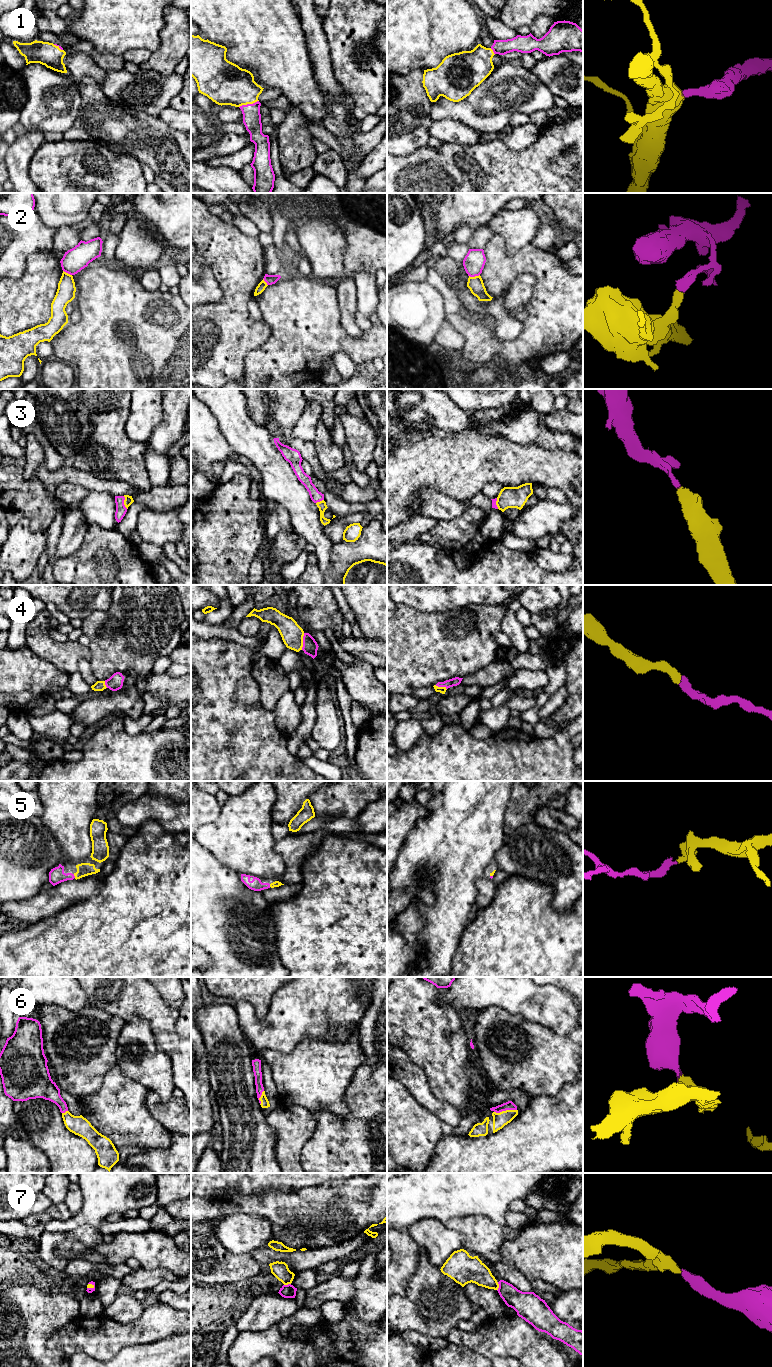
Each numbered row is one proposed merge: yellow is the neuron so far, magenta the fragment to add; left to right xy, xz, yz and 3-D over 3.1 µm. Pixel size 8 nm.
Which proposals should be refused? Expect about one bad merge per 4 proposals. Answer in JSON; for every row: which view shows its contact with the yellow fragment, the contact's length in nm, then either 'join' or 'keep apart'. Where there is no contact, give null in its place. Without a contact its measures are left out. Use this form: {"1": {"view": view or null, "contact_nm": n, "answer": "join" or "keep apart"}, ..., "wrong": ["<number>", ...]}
{"1": {"view": "xz", "contact_nm": 170, "answer": "join"}, "2": {"view": "yz", "contact_nm": 90, "answer": "keep apart"}, "3": {"view": "xy", "contact_nm": 110, "answer": "join"}, "4": {"view": "xz", "contact_nm": 140, "answer": "join"}, "5": {"view": "xy", "contact_nm": 40, "answer": "join"}, "6": {"view": "yz", "contact_nm": 190, "answer": "join"}, "7": {"view": "yz", "contact_nm": 70, "answer": "keep apart"}, "wrong": ["2", "7"]}

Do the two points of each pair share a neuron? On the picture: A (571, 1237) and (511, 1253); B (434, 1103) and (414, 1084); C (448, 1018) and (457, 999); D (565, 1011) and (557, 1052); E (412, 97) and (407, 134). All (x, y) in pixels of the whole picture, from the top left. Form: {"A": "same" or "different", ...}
{"A": "same", "B": "same", "C": "different", "D": "different", "E": "same"}

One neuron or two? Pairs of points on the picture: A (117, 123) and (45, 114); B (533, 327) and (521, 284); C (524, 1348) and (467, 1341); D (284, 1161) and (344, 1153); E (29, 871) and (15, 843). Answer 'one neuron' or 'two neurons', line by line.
A: two neurons
B: two neurons
C: one neuron
D: two neurons
E: one neuron

